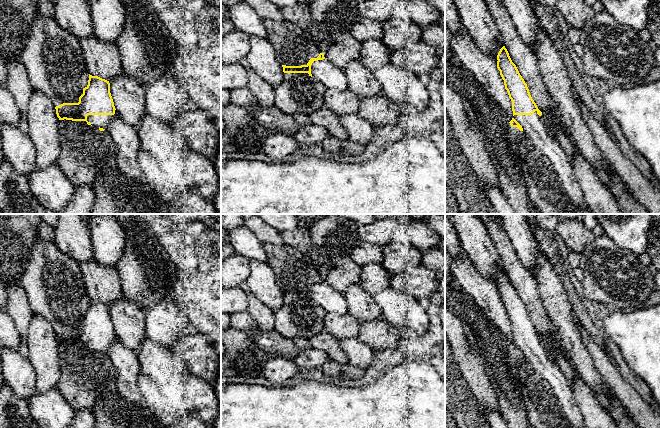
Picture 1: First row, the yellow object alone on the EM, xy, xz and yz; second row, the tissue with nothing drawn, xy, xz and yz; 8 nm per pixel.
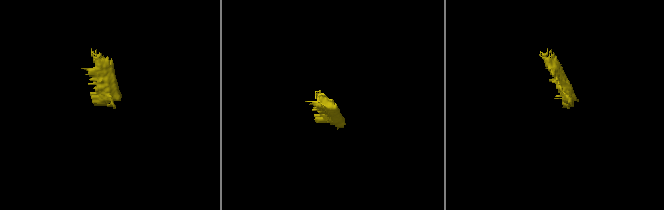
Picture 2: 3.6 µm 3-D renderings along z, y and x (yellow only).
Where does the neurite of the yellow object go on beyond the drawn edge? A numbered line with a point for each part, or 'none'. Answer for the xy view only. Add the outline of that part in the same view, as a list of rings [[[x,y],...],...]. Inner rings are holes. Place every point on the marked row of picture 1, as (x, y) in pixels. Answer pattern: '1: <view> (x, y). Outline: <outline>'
1: xy (101, 121). Outline: [[[116,110],[114,115],[88,115],[87,121],[90,122],[93,127],[105,129],[111,120],[117,115]]]

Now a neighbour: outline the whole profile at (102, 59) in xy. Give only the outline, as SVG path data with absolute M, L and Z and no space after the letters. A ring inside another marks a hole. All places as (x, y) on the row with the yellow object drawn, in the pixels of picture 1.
M96 35L78 38L90 75L110 81L122 71L122 62L116 43L105 43Z

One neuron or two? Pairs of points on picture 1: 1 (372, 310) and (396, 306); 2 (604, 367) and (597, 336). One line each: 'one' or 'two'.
1: two
2: two

